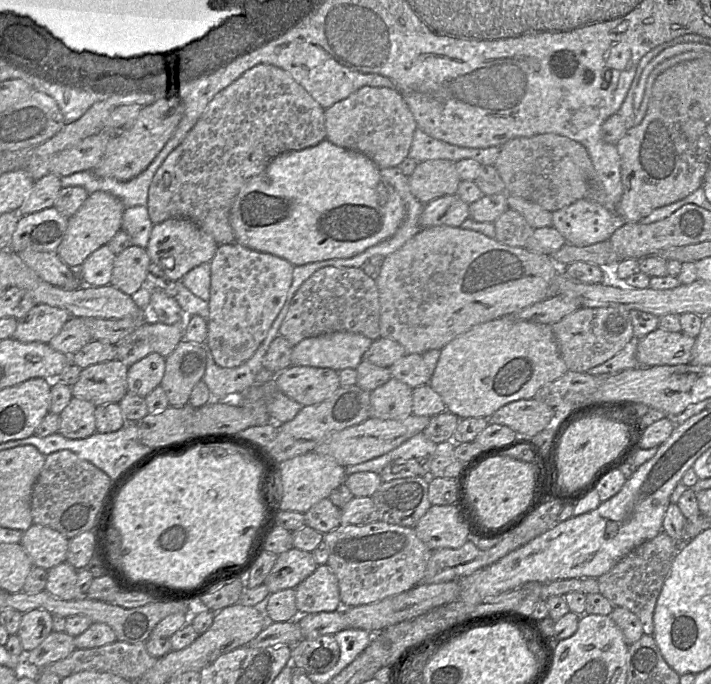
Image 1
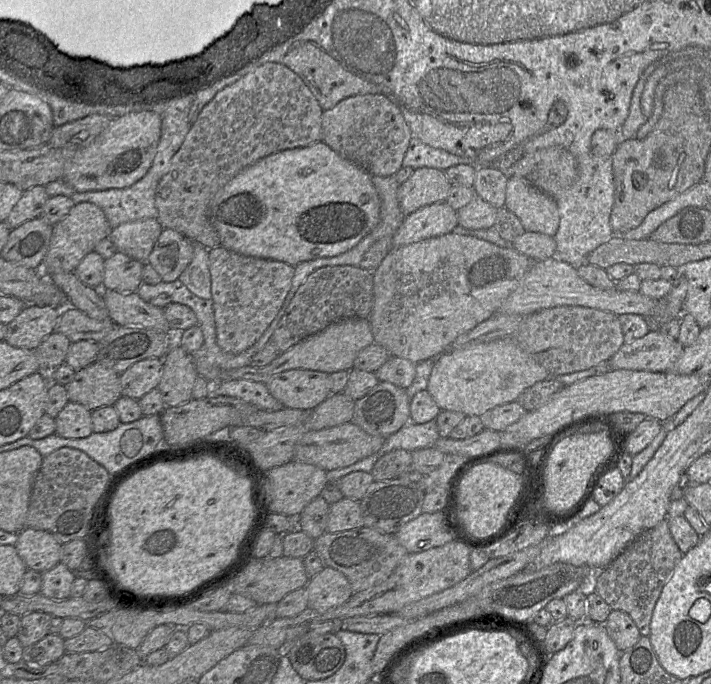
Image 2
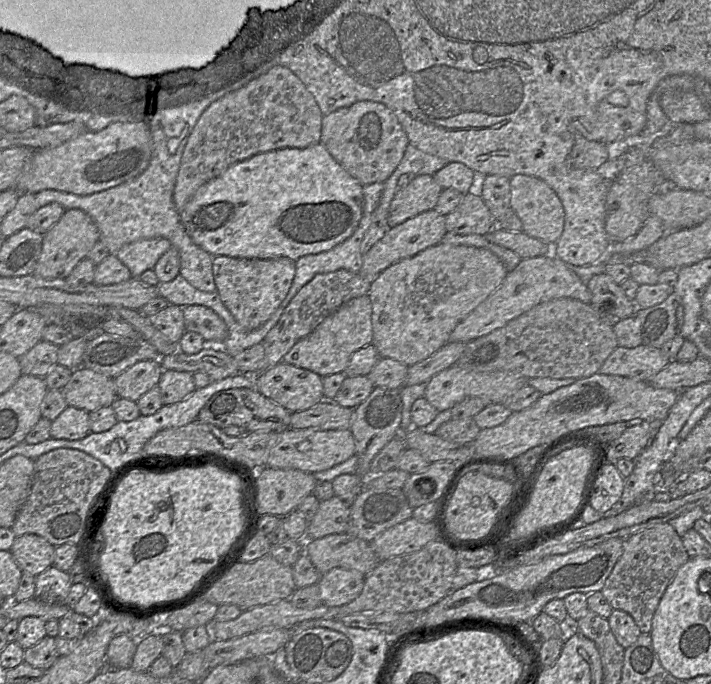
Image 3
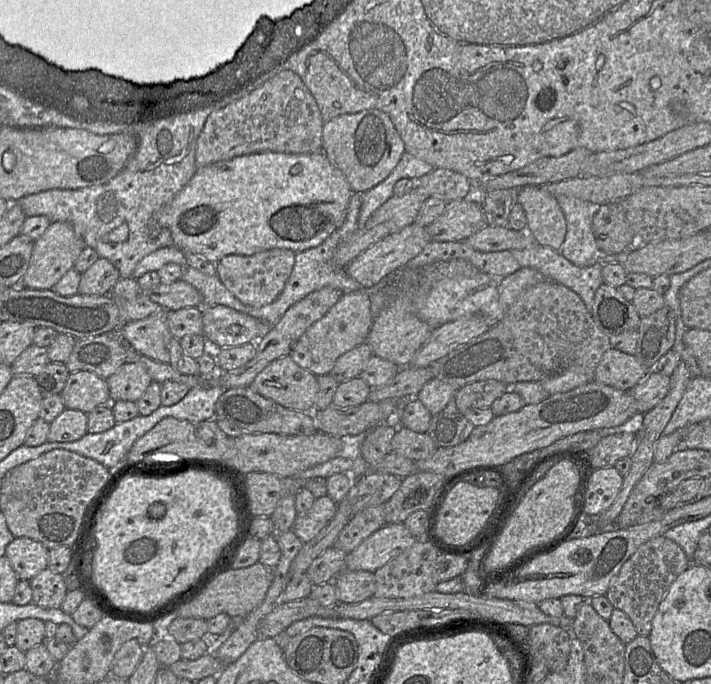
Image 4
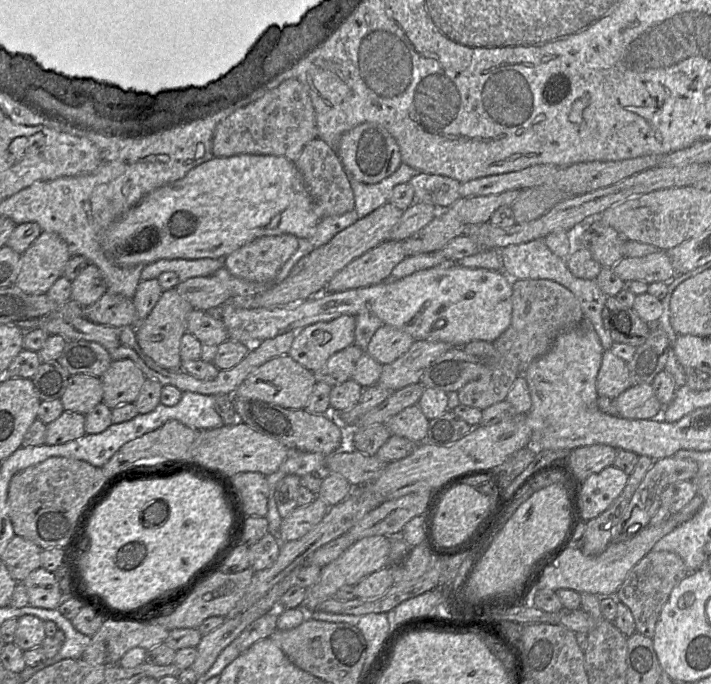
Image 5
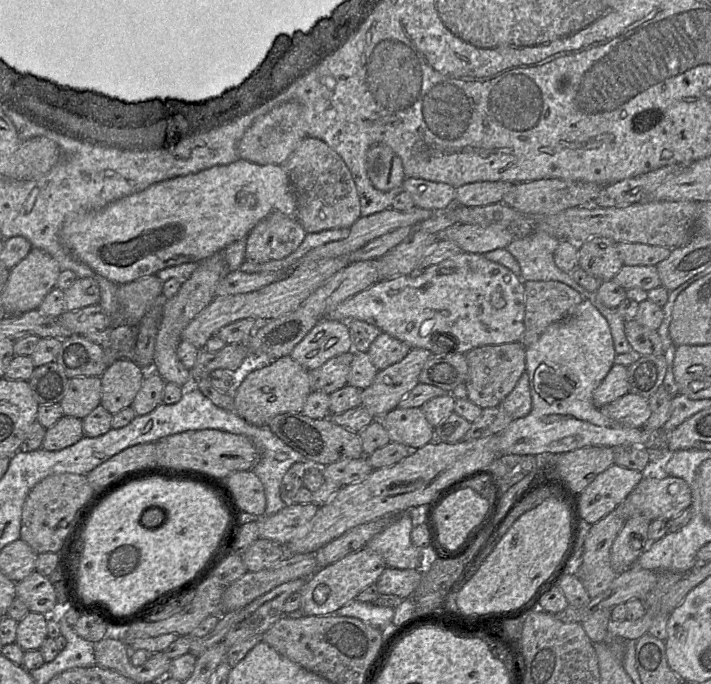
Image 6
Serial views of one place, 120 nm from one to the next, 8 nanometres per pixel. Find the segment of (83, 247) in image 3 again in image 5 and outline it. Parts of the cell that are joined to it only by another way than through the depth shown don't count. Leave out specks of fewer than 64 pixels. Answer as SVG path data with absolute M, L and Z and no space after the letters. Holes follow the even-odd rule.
M42 231L21 255L20 271L14 285L26 293L46 293L54 282L63 275L71 257L66 242L58 234Z

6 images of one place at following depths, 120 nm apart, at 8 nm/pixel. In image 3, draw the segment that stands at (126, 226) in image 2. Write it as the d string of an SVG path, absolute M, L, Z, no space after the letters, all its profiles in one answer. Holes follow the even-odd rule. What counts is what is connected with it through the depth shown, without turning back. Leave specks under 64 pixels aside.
M166 238L141 239L123 245L115 255L129 268L132 277L138 278L144 271L153 269L171 246Z

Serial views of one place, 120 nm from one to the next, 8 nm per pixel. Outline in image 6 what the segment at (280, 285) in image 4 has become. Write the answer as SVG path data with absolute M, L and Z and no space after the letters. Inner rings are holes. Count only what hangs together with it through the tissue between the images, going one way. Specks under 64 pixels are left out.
M273 211L247 235L245 259L264 263L285 258L299 247L306 234L296 217Z

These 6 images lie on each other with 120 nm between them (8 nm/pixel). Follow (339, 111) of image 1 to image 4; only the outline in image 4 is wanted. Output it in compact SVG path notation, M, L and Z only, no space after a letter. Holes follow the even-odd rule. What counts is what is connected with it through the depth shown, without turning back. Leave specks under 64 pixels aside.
M378 109L342 114L324 123L321 151L343 172L354 192L365 192L385 180L406 152L391 119Z

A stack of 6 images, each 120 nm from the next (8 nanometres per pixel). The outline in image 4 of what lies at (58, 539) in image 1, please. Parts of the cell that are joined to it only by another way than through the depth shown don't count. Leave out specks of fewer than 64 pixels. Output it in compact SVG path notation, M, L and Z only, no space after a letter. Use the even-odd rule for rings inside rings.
M27 537L14 538L6 547L5 556L10 560L19 579L30 581L49 565L49 549L39 541Z

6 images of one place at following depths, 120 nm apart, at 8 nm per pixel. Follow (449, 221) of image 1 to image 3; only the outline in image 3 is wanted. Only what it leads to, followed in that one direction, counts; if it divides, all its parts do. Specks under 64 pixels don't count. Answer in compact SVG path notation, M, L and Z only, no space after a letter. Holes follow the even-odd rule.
M435 209L425 211L393 228L389 228L385 235L362 256L362 266L357 273L368 283L372 283L390 265L440 243L446 233L445 215L440 214Z

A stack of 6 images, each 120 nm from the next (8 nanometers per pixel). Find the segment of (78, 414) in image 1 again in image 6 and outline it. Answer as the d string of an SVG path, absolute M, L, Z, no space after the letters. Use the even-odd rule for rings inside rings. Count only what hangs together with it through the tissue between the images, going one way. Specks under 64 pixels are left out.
M63 415L52 427L46 429L42 448L59 451L74 445L84 437L82 420Z

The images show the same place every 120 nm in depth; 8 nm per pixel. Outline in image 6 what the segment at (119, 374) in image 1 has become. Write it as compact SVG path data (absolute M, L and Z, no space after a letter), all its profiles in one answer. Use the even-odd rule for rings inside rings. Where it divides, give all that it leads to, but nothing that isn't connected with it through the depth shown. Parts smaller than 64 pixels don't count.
M99 376L70 378L68 389L60 402L63 415L84 419L101 405L102 383Z

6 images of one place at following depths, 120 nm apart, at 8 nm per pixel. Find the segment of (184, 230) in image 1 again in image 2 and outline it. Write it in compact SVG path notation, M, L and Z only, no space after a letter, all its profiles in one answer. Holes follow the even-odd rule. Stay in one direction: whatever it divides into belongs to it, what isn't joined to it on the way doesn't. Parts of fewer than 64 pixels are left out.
M164 228L148 262L166 283L177 280L194 256L192 241L171 228Z

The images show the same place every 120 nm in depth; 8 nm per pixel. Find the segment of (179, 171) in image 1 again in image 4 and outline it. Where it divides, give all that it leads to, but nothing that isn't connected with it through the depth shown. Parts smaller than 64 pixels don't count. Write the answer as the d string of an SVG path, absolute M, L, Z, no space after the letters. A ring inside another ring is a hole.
M283 70L247 96L208 116L196 144L196 169L259 152L318 152L323 126L320 109L309 89L296 73Z

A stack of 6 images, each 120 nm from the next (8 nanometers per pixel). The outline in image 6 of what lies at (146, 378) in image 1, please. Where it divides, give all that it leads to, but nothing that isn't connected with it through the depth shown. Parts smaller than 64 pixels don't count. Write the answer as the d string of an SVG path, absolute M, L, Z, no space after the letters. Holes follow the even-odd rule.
M118 359L101 375L101 405L112 415L132 405L147 375L133 359Z

